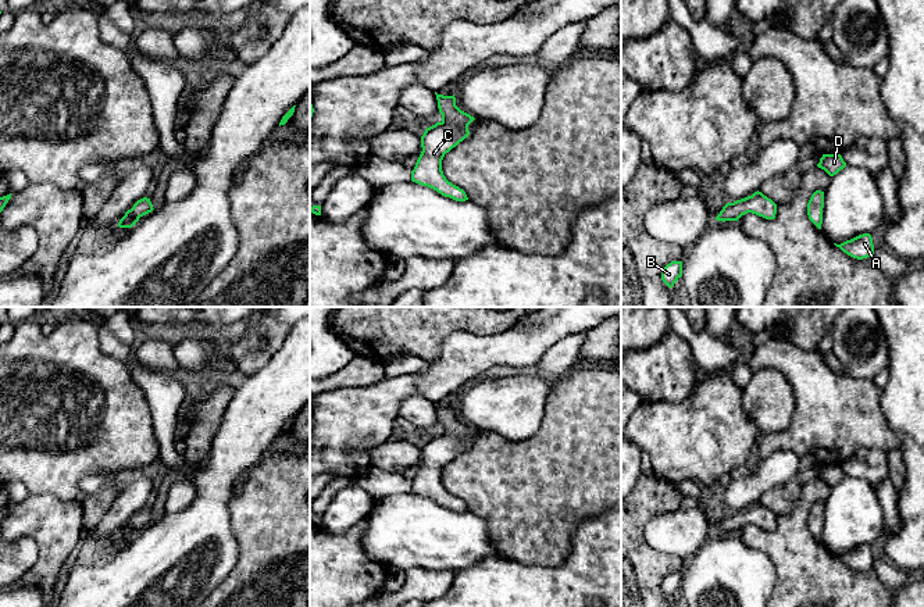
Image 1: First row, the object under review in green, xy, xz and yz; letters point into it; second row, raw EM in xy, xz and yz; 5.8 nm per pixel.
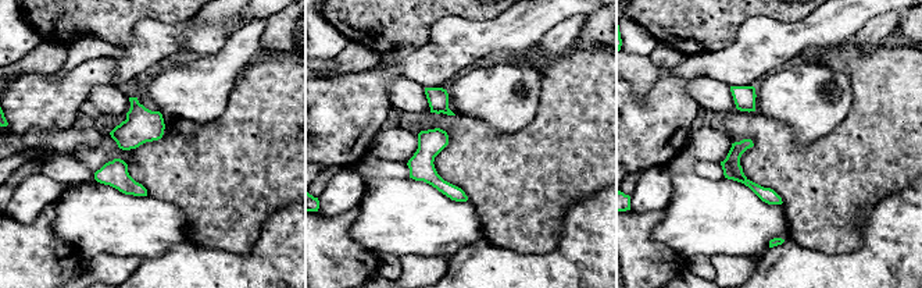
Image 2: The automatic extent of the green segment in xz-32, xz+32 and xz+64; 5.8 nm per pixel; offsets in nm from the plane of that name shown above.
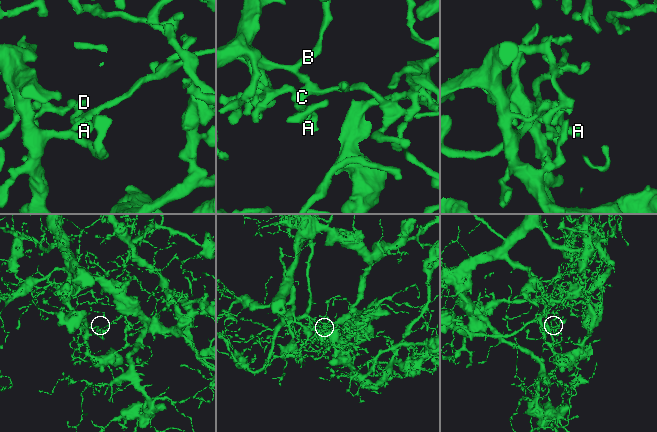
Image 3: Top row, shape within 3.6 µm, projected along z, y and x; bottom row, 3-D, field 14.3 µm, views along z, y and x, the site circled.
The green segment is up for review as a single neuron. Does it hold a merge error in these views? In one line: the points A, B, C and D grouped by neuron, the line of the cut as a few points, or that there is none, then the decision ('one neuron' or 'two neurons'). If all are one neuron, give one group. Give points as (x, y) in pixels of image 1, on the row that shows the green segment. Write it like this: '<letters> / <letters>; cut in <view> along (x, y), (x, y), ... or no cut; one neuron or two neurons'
A B C D; no cut; one neuron

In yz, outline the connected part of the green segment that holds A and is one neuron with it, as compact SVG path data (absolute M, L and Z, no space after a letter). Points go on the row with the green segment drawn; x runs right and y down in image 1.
M863 233L841 244L834 244L848 256L857 260L863 260L874 254L874 244L870 233Z

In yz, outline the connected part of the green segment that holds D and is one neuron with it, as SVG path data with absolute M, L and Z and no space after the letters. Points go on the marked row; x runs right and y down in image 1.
M823 154L817 167L824 169L830 176L834 176L846 167L846 163L841 154Z

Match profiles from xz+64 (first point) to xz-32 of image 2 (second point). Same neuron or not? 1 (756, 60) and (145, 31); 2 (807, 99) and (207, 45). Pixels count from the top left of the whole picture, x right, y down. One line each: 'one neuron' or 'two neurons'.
1: one neuron
2: two neurons

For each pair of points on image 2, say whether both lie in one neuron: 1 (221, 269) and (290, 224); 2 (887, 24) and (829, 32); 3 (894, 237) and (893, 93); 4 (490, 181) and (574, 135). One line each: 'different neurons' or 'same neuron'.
1: same neuron
2: different neurons
3: different neurons
4: same neuron

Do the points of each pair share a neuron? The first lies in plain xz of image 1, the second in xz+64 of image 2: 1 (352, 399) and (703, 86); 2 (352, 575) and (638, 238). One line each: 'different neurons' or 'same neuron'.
1: different neurons
2: same neuron

